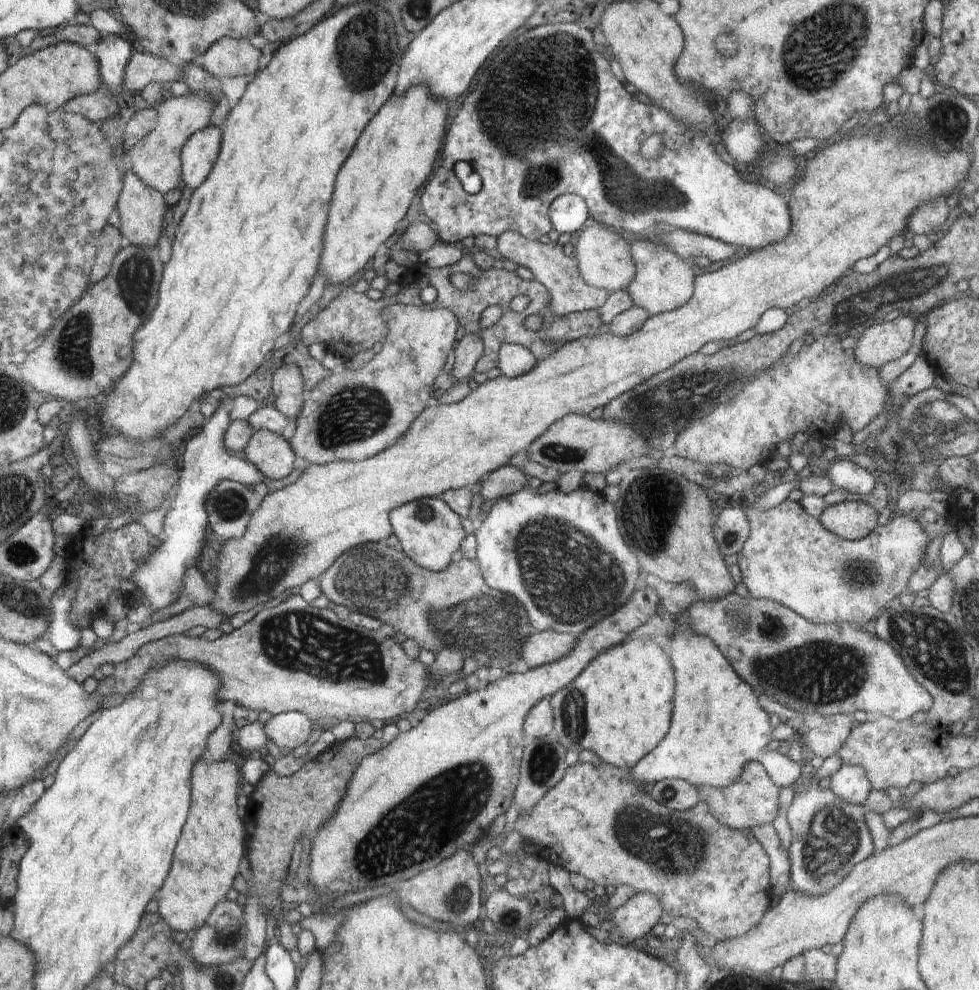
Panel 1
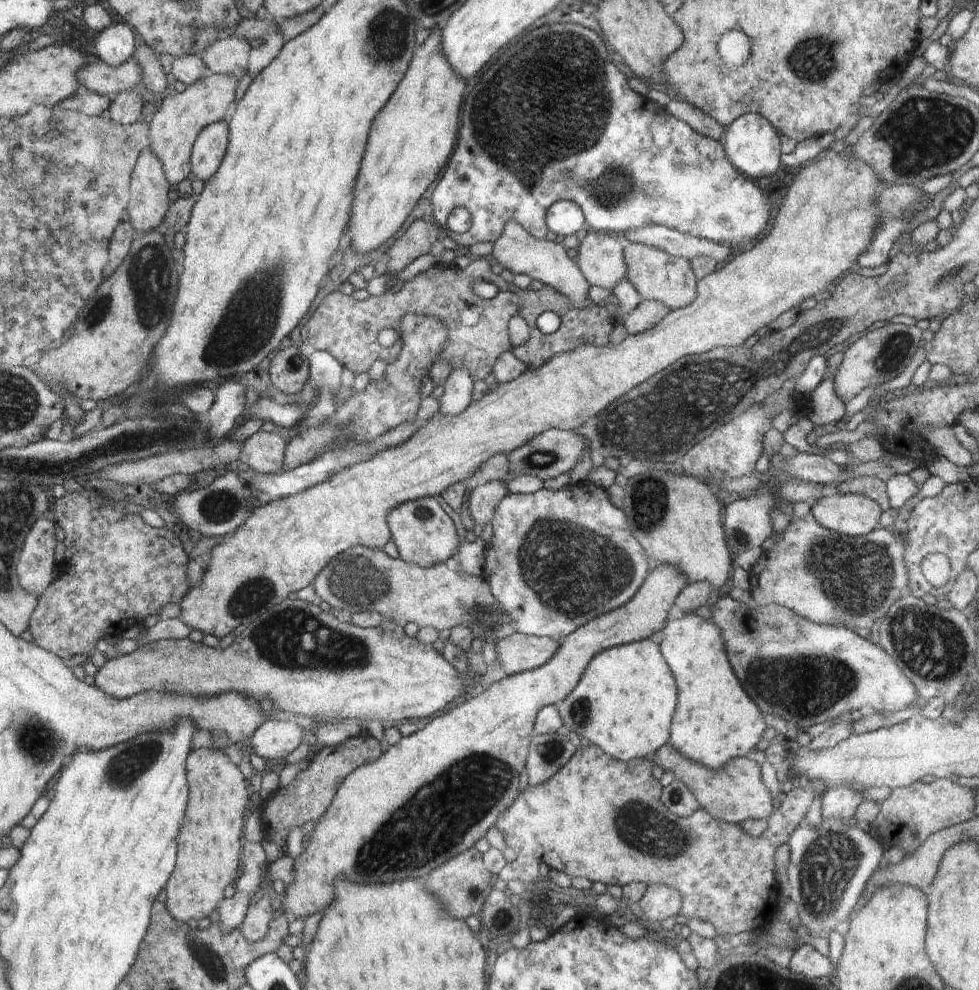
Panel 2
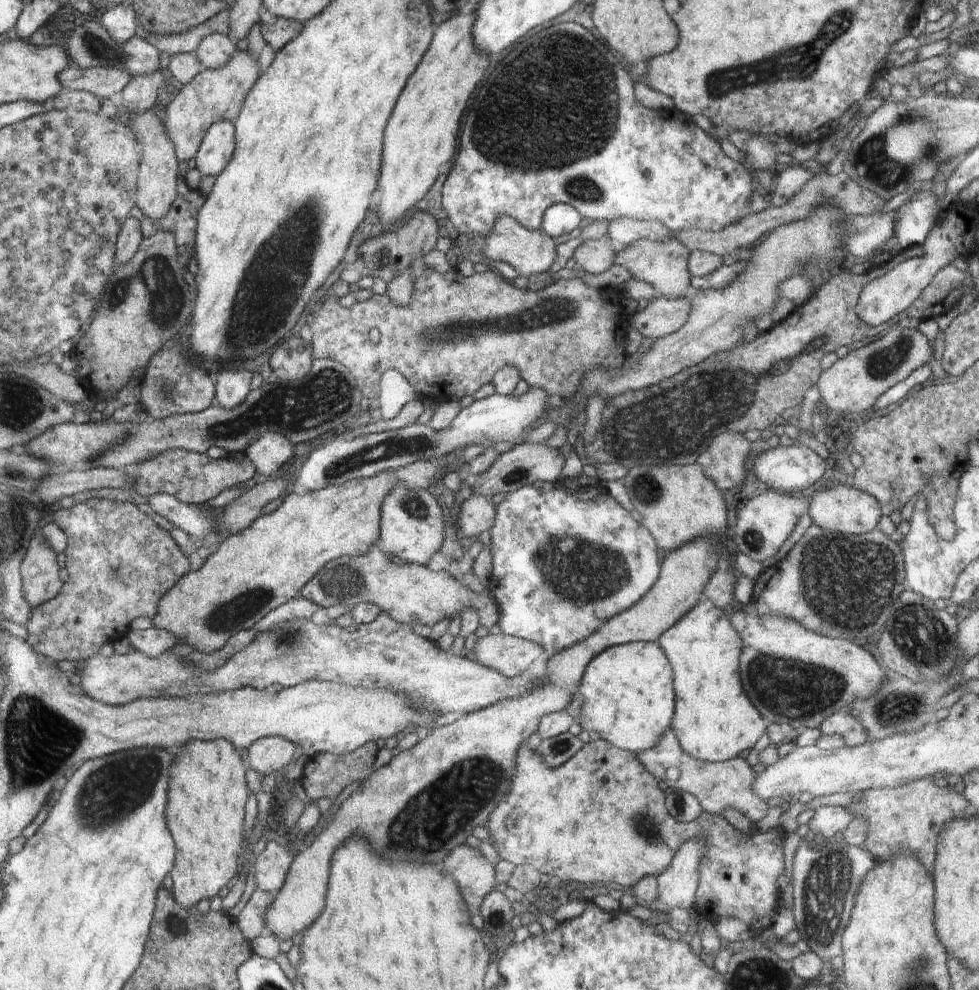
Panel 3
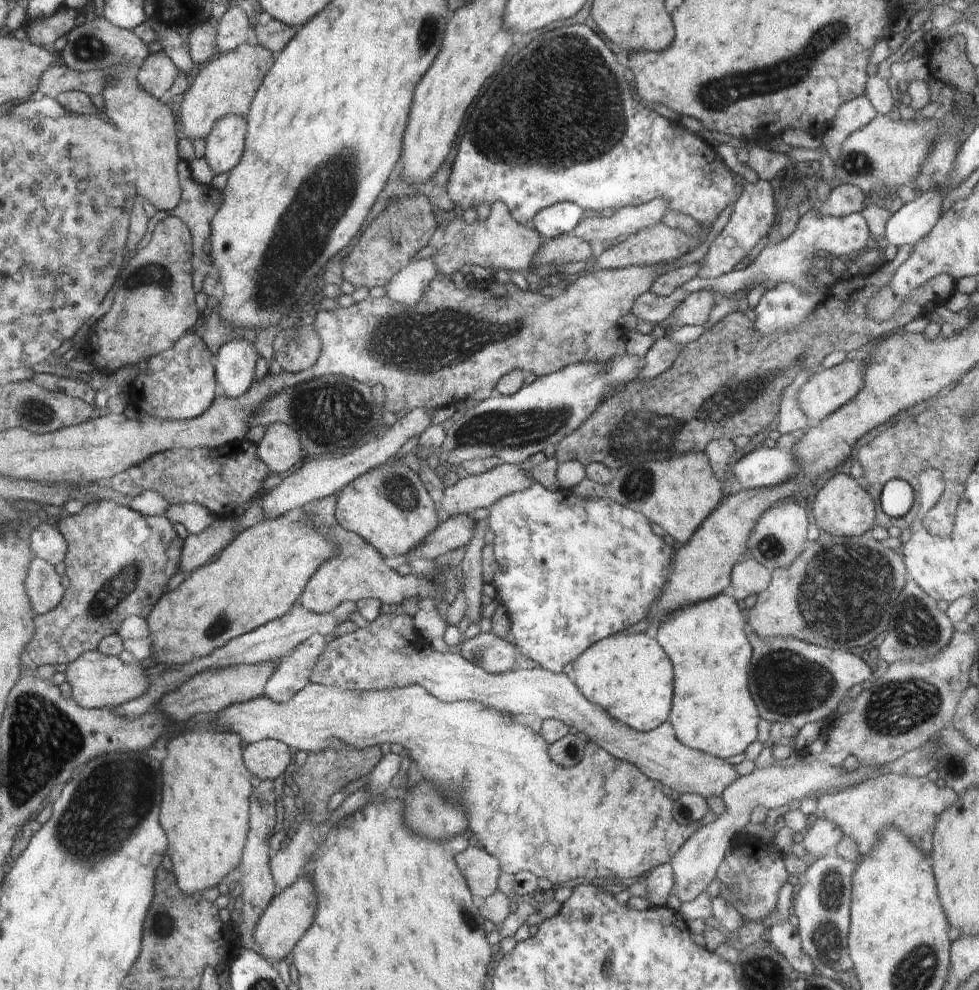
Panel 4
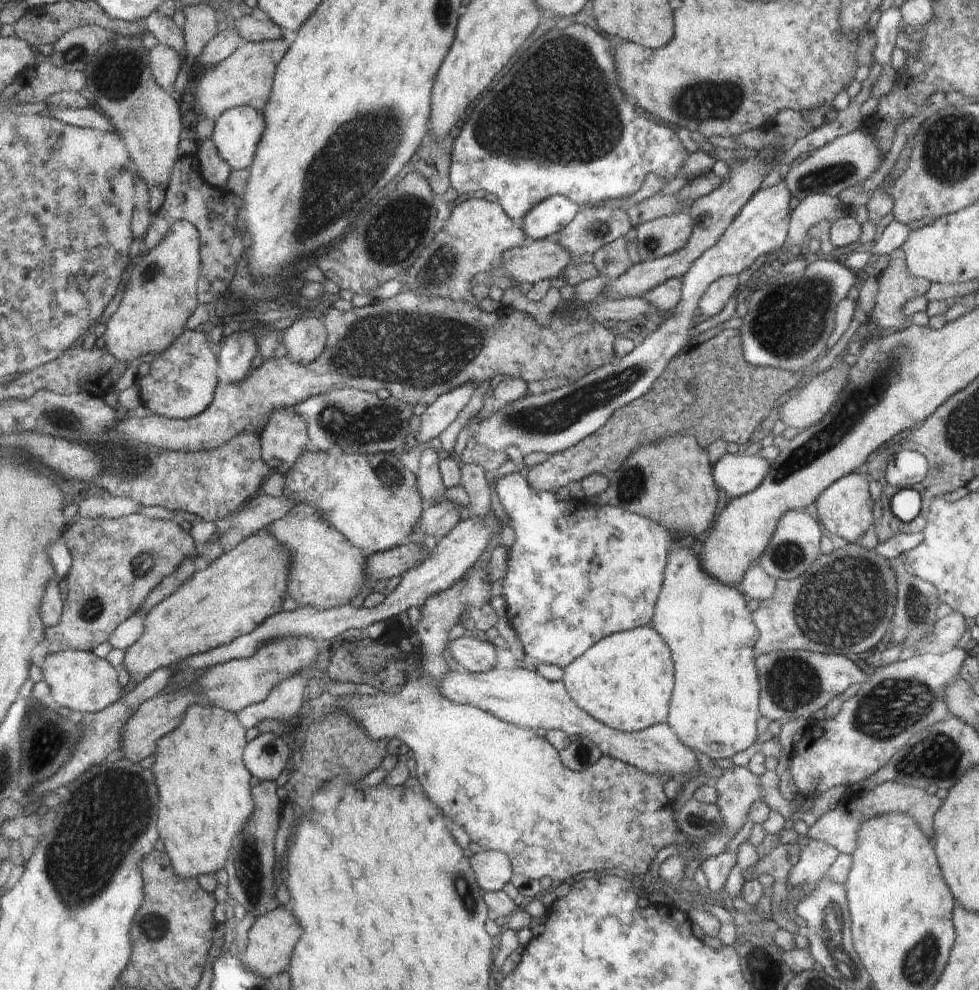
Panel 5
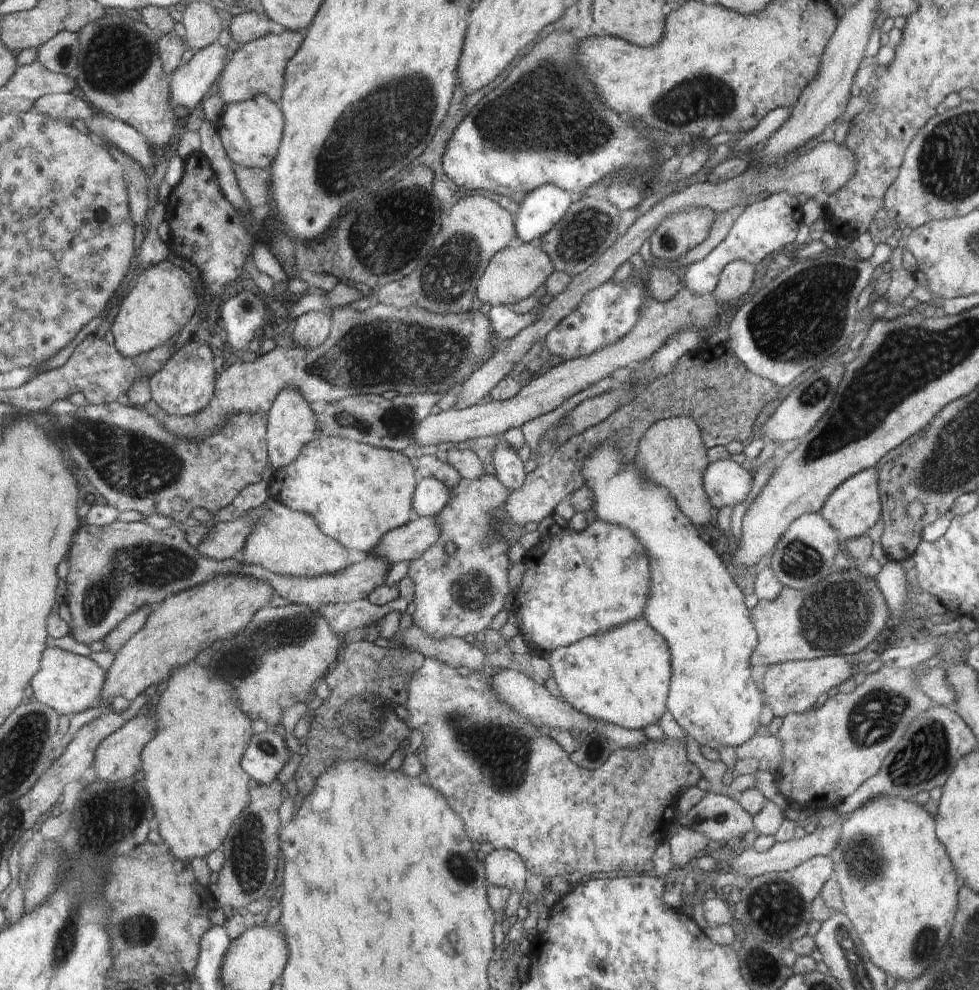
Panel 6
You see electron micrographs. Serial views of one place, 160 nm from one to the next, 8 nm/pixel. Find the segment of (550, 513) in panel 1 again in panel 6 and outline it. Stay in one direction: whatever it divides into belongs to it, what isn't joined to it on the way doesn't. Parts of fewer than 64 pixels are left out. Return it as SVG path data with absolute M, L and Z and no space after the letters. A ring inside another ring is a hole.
M497 435L497 443L493 452L492 462L496 477L511 491L518 490L525 481L522 459L504 435ZM591 517L588 526L580 533L568 532L566 528L558 534L549 534L548 536L542 536L542 540L532 549L528 550L527 555L524 556L523 563L525 564L526 572L522 578L522 583L519 588L516 589L515 595L517 598L517 616L520 619L520 635L523 636L526 646L546 656L550 654L554 649L569 645L576 642L581 638L586 638L591 634L598 634L602 631L611 629L612 627L621 625L622 623L634 620L638 617L643 617L643 610L645 602L647 601L647 594L649 591L650 582L650 569L649 558L646 556L645 550L638 542L638 539L628 529L624 529L623 526L611 525L604 522L601 519Z

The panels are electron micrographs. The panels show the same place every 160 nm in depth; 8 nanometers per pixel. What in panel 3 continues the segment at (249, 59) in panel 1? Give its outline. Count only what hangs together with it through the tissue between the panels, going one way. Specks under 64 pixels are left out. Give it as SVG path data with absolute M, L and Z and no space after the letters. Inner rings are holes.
M212 33L203 36L194 55L203 68L215 69L228 63L236 51L238 49L230 36Z

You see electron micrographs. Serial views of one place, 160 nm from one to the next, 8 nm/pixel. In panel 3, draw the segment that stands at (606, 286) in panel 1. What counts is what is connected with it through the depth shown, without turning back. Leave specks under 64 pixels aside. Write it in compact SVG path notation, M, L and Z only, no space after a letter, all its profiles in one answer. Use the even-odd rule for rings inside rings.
M605 237L582 242L574 250L573 258L578 268L590 274L600 274L614 264L615 254L616 252Z

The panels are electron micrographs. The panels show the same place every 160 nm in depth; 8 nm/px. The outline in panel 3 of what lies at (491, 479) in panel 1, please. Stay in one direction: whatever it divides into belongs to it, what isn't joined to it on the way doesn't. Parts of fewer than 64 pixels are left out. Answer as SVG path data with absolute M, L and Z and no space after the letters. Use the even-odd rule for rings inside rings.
M472 494L463 501L461 512L457 518L459 536L463 543L470 543L477 539L482 532L489 532L495 521L495 506L490 498Z

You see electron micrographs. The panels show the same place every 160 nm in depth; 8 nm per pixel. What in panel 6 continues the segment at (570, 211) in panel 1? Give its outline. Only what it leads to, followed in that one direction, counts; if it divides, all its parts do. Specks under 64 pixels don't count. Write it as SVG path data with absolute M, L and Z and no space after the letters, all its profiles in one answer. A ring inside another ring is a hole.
M551 184L540 185L525 196L519 211L514 215L515 234L522 243L538 243L541 236L546 234L546 231L549 231L551 226L554 226L566 214L572 203L570 193L567 193L566 190Z

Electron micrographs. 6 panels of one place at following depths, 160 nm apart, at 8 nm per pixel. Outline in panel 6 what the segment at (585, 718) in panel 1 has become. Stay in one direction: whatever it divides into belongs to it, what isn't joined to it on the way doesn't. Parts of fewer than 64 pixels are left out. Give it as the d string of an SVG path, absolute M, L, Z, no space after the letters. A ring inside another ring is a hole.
M644 617L622 623L598 634L591 634L546 655L558 690L577 711L604 723L642 730L657 724L667 711L667 696L671 677L671 652L666 639L654 630Z

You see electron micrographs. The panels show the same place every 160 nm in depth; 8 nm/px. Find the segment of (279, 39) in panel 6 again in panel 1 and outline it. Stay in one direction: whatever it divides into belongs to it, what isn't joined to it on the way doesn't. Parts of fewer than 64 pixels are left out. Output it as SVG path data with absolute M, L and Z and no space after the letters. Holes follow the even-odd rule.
M190 93L181 97L167 98L162 100L157 109L156 128L134 144L130 154L130 165L128 168L146 183L146 186L165 194L175 190L182 180L181 150L185 143L198 130L210 125L210 117L215 102L208 93Z

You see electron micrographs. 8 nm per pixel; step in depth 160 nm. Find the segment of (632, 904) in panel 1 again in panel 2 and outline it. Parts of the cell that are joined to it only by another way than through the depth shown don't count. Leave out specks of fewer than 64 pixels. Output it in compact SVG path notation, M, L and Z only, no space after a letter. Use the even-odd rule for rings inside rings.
M660 883L647 886L644 896L639 900L641 910L647 920L666 920L679 916L683 905L682 895L674 887Z

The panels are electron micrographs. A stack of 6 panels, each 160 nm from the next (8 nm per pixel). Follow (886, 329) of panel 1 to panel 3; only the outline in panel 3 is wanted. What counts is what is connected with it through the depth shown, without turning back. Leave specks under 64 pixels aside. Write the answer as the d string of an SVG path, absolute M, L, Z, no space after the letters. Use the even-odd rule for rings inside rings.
M900 325L893 326L885 335L876 339L873 343L862 348L851 350L846 356L838 359L830 368L824 369L819 376L817 386L820 396L828 408L836 412L860 412L874 405L876 399L891 386L898 384L900 380L908 378L916 368L930 364L932 372L942 372L940 364L936 362L939 358L932 351L930 341L926 339L920 329L902 329Z

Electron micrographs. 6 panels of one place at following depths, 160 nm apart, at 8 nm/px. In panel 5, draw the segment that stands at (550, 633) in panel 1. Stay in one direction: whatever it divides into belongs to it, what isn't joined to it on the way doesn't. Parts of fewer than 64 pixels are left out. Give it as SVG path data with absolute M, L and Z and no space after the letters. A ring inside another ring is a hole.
M469 633L450 641L447 652L470 673L485 673L499 667L496 647Z

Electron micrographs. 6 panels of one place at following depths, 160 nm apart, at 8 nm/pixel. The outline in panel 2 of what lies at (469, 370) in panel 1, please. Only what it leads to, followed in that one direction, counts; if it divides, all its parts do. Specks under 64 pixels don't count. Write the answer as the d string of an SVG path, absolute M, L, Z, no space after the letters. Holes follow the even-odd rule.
M452 369L440 396L439 412L448 418L461 415L471 404L473 386L466 369Z

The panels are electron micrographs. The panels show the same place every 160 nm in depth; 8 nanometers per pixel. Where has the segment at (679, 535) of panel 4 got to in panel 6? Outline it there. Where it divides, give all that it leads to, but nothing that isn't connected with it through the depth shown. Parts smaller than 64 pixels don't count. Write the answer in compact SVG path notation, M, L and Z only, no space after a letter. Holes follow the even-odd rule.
M670 417L659 419L642 435L639 449L632 462L641 470L645 479L670 491L680 510L688 516L700 530L708 528L706 522L712 522L715 511L702 481L709 460L707 448L701 437L700 427L692 417Z

